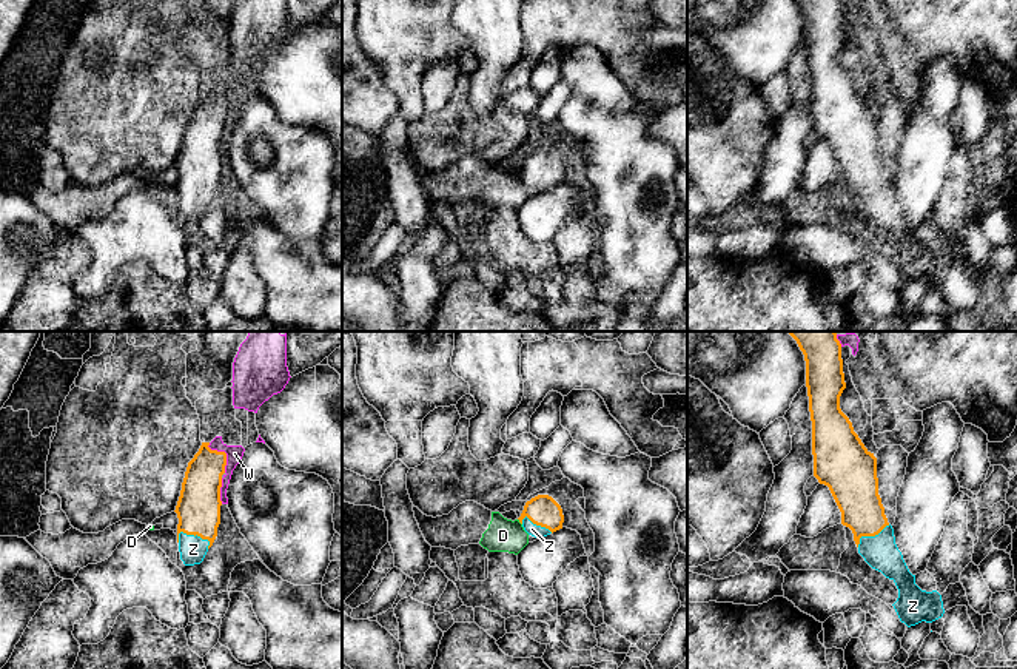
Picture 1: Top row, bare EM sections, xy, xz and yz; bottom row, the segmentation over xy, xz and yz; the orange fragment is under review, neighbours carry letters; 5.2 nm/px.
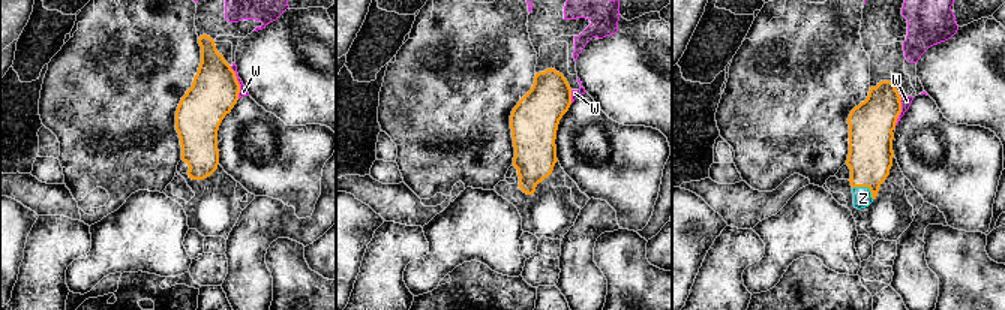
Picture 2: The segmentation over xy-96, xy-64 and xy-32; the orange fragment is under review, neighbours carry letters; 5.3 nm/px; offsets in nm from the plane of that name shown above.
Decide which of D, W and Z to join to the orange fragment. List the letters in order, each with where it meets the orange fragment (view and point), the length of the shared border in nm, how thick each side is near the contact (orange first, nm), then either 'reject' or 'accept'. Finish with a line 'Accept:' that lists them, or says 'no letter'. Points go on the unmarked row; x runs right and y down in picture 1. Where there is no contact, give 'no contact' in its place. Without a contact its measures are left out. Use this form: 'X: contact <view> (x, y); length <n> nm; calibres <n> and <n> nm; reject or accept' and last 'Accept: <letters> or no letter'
D: contact xz (520, 176); length 40 nm; calibres 160 and 180 nm; reject
W: contact xy (225, 108); length 180 nm; calibres 200 and 90 nm; reject
Z: contact xy (196, 188); length 190 nm; calibres 220 and 140 nm; accept
Accept: Z

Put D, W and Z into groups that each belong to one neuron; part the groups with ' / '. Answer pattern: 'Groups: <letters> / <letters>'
Groups: D W / Z

